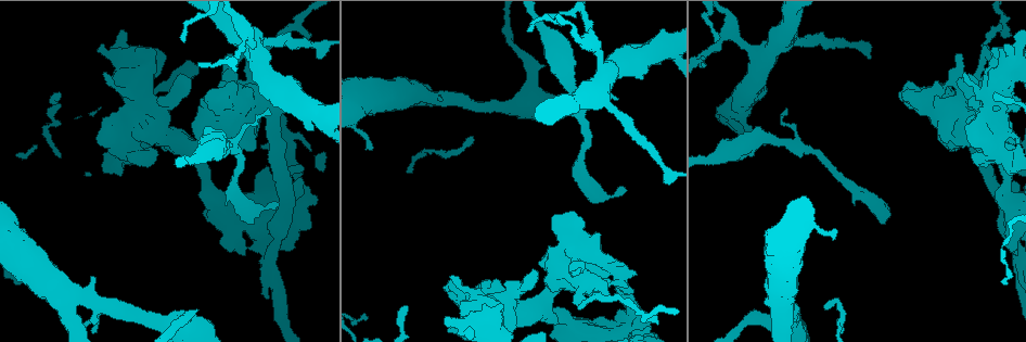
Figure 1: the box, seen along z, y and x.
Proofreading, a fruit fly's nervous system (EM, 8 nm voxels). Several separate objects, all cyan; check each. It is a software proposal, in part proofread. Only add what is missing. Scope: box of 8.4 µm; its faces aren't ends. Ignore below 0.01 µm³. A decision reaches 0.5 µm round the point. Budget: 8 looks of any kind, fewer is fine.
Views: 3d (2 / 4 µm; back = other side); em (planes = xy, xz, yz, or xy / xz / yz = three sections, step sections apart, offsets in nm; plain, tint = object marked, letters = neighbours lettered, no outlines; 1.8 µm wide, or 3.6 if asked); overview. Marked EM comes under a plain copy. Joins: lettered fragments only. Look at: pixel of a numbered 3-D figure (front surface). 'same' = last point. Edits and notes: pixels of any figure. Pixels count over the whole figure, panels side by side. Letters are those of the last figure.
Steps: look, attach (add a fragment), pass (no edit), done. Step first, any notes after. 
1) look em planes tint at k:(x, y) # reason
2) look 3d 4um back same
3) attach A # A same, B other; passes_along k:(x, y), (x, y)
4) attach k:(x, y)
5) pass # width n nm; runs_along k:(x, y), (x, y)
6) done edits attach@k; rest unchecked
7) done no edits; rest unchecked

look 3d 2um at 1:(634, 275) # free end

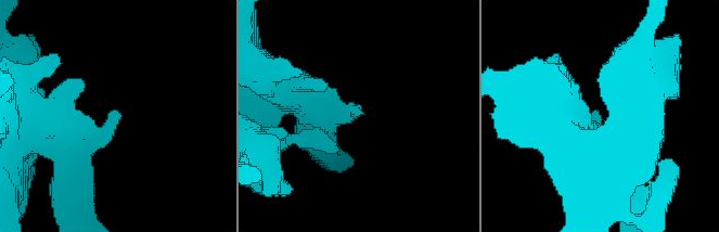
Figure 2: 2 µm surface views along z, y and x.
look em planes letters at 2:(115, 112)

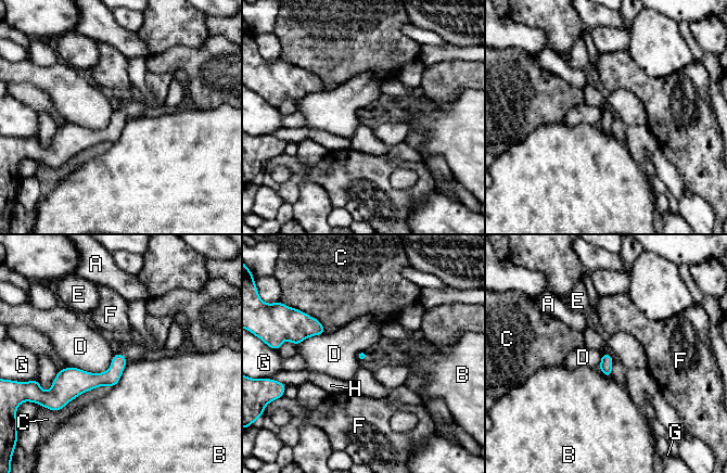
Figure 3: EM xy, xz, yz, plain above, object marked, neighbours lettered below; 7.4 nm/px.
pass # A other, B other, C other, D other, E other, F other, G other, H other; border 3:(115, 354), (101, 372), (68, 366); no lettered fragment goes on from it

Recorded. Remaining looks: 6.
look em planes letters at 1:(622, 187) # end of a long branch

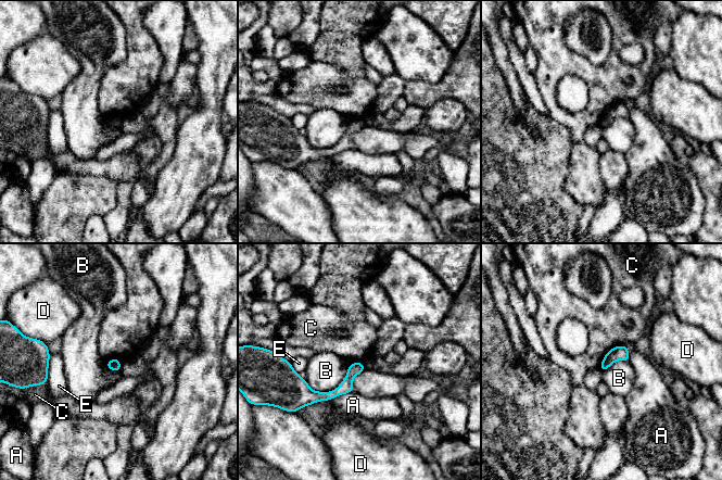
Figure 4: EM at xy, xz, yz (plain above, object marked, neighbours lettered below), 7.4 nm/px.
pass # longest_contact B 340 nm; A other, B other, C other, D other, E other; border 4:(628, 345), (612, 346), (598, 366); no lettered fragment goes on from it

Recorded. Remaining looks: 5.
look em 3.6um planes tint at 1:(295, 189) # thick turns thin

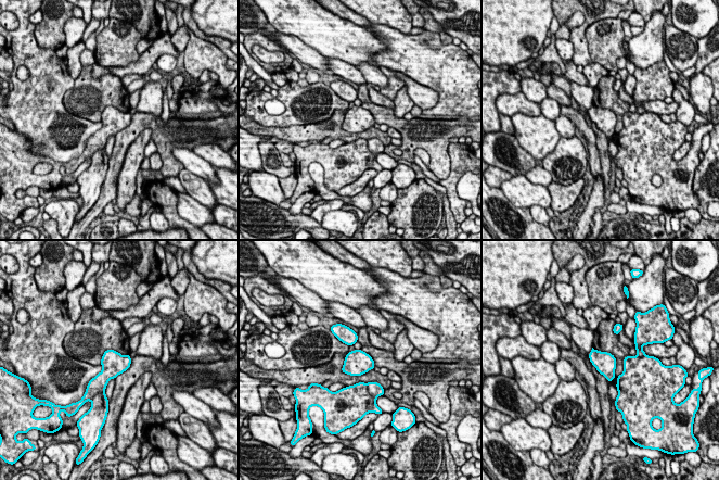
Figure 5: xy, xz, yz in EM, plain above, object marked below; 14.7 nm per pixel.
look em 3.6um planes letters same

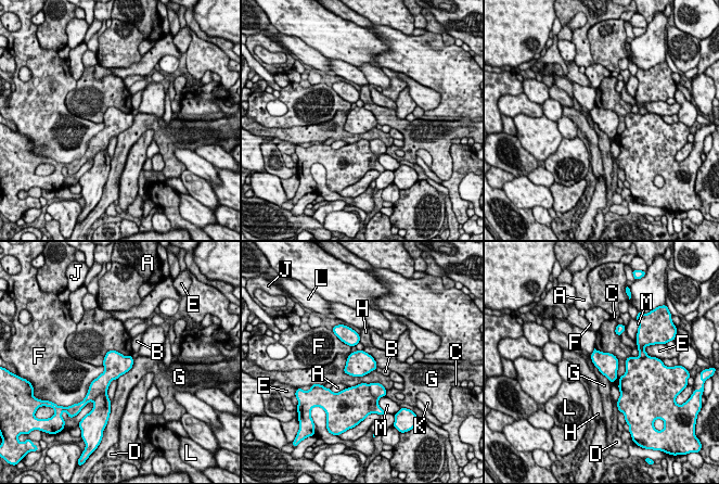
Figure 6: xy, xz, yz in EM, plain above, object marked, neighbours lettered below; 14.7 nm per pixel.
pass # A other, B other, C other, D other, E other, F other, G other, H other, J other, K other, L other, M other; border 6:(133, 359), (133, 365), (116, 379); none of them fits

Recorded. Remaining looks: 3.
done no edits; rest unchecked

